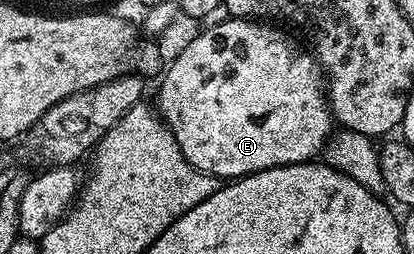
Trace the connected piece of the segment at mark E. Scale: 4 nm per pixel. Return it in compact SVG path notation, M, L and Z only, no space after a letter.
M227 18L218 24L203 27L203 32L199 36L194 36L178 53L174 56L174 61L165 65L161 73L160 81L162 85L158 88L158 101L156 107L158 115L172 130L184 158L196 166L196 170L206 172L210 176L219 178L237 178L240 176L251 176L254 172L262 172L265 168L279 168L285 164L305 164L313 161L314 156L323 151L327 140L332 135L332 117L328 103L328 92L324 87L323 77L317 60L305 47L301 48L290 36L285 36L281 32L281 27L270 22L259 22L256 20L240 20L237 18Z

